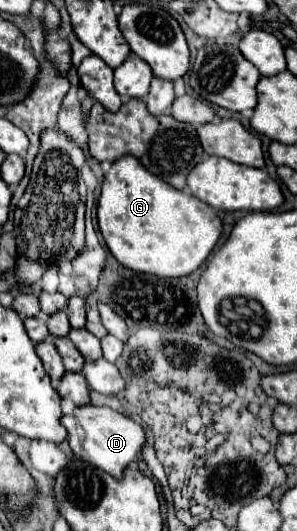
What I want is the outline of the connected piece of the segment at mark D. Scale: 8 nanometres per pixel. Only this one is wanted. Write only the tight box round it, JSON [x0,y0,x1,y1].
[61,406,145,478]

